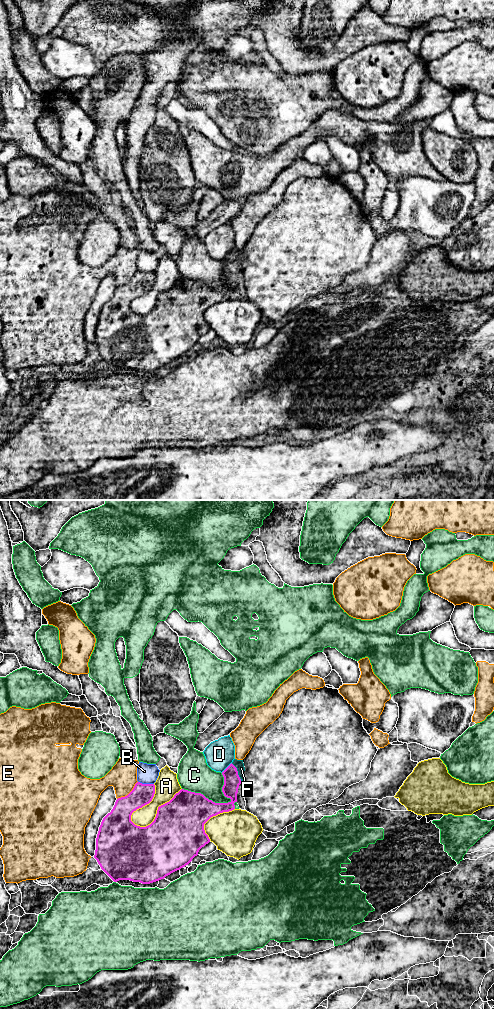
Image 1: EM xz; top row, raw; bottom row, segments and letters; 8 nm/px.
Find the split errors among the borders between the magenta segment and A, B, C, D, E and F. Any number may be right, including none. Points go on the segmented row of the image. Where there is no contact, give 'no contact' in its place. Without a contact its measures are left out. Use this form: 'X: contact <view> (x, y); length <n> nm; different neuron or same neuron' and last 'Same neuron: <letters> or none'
A: contact xz (156, 814); length 480 nm; different neuron
B: contact xz (146, 784); length 130 nm; different neuron
C: contact xz (207, 798); length 420 nm; different neuron
D: contact xz (227, 767); length 120 nm; different neuron
E: contact xz (129, 793); length 220 nm; different neuron
F: contact xz (237, 772); length 170 nm; different neuron
Same neuron: none

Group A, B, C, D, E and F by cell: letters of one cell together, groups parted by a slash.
A / B / C / D / E / F

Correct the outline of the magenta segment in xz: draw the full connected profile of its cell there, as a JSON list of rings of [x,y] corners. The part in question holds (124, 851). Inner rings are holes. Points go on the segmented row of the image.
[[[231,763],[222,775],[222,792],[231,799],[230,802],[215,803],[201,793],[181,789],[169,802],[158,807],[154,821],[146,827],[135,825],[131,815],[152,801],[155,785],[137,782],[127,796],[116,800],[111,812],[101,822],[94,855],[101,869],[114,882],[130,880],[150,884],[188,865],[199,850],[210,842],[204,824],[213,816],[235,809],[238,788],[242,784],[237,768]]]

